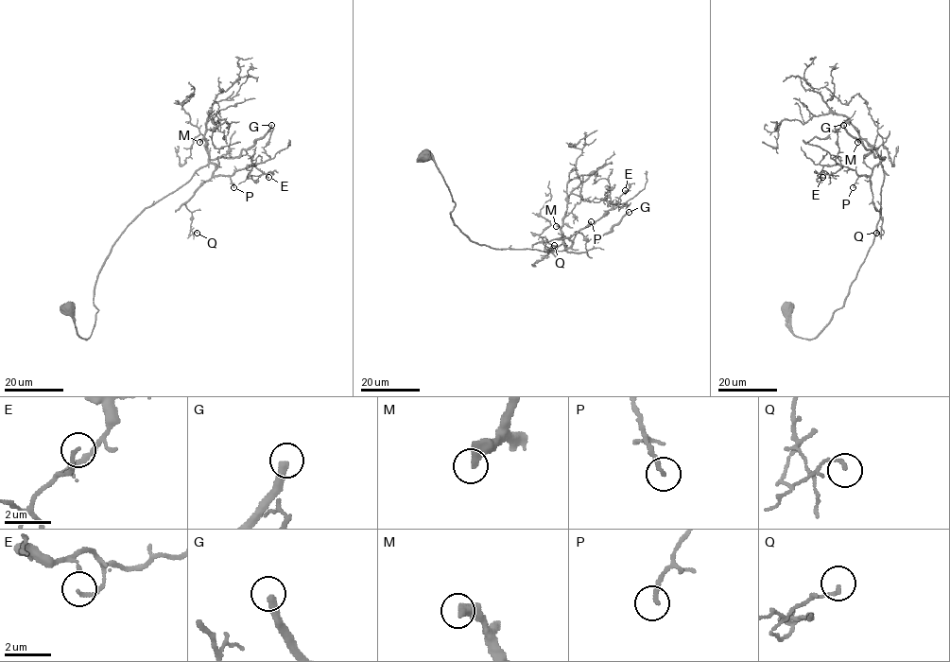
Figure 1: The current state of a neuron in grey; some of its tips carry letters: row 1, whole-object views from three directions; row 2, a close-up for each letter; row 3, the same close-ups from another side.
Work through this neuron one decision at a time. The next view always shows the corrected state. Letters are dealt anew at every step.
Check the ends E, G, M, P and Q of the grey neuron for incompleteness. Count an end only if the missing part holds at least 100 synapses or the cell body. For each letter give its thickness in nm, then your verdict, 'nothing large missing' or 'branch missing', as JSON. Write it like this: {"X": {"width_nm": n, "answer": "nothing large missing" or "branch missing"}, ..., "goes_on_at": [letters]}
{"E": {"width_nm": 140, "answer": "nothing large missing"}, "G": {"width_nm": 320, "answer": "branch missing"}, "M": {"width_nm": 440, "answer": "branch missing"}, "P": {"width_nm": 190, "answer": "nothing large missing"}, "Q": {"width_nm": 150, "answer": "nothing large missing"}, "goes_on_at": ["G", "M"]}

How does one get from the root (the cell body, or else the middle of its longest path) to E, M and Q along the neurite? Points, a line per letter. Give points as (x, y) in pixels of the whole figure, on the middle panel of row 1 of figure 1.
E: (426, 156), (448, 187), (454, 223), (472, 241), (495, 249), (563, 251), (574, 235), (614, 209), (625, 190)
M: (426, 156), (448, 187), (454, 223), (472, 241), (562, 251), (556, 226)
Q: (426, 156), (448, 187), (454, 223), (472, 241), (546, 252), (572, 241), (542, 242), (548, 251), (554, 245)

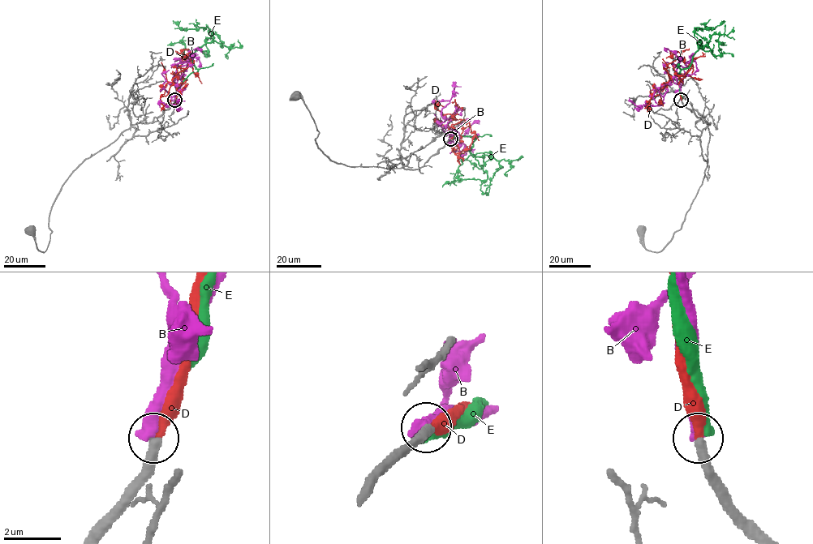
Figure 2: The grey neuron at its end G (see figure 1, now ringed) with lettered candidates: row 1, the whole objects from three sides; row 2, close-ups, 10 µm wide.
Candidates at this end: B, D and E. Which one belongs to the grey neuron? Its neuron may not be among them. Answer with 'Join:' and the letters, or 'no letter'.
Join: D

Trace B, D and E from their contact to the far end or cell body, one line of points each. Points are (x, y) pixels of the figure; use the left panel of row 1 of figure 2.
B: (174, 100), (183, 83), (181, 78), (162, 84), (171, 98), (166, 105), (177, 106), (184, 101)
D: (174, 100), (177, 89), (184, 82), (178, 76), (173, 79), (168, 94), (160, 98), (162, 104), (168, 103)
E: (174, 100), (180, 84), (198, 69), (193, 63), (192, 54), (213, 38), (208, 27), (180, 29), (173, 20)

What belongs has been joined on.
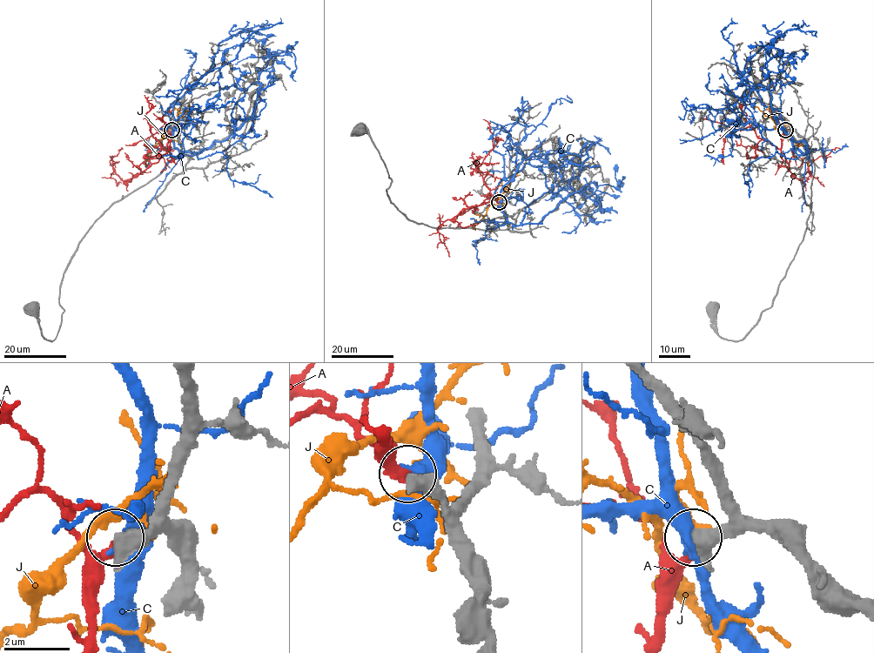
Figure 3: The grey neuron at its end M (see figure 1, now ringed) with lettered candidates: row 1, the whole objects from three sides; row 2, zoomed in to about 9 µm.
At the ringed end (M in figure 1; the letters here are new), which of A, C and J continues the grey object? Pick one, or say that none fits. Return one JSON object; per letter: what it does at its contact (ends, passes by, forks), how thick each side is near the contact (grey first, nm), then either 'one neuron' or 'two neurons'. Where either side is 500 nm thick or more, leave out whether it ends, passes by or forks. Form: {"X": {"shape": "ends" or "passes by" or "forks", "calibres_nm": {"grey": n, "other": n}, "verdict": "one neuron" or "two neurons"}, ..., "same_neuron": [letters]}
{"A": {"calibres_nm": {"grey": 600, "other": 360}, "verdict": "one neuron"}, "C": {"calibres_nm": {"grey": 650, "other": 480}, "verdict": "two neurons"}, "J": {"shape": "ends", "calibres_nm": {"grey": 440, "other": 130}, "verdict": "two neurons"}, "same_neuron": ["A"]}

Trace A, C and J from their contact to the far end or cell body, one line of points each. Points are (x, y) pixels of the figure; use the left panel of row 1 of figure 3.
A: (171, 131), (166, 152), (132, 178), (124, 180), (110, 161), (111, 156), (123, 149)
C: (172, 131), (179, 153), (206, 149), (250, 117), (260, 84), (242, 90), (236, 119), (257, 117), (258, 102)
J: (173, 129), (171, 127), (153, 147), (144, 162), (149, 164)

